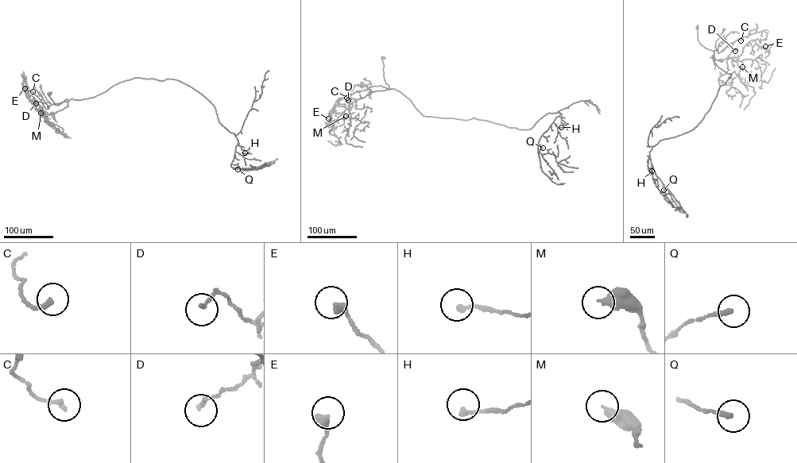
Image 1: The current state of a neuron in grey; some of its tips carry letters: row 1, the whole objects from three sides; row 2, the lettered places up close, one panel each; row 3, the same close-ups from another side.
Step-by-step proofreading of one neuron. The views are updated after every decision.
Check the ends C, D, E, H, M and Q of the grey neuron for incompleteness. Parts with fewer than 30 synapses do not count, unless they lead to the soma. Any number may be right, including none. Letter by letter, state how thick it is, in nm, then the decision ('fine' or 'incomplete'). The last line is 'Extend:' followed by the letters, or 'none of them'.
C: 200 nm | fine
D: 160 nm | fine
E: 300 nm | fine
H: 220 nm | fine
M: 460 nm | fine
Q: 220 nm | fine
Extend: none of them

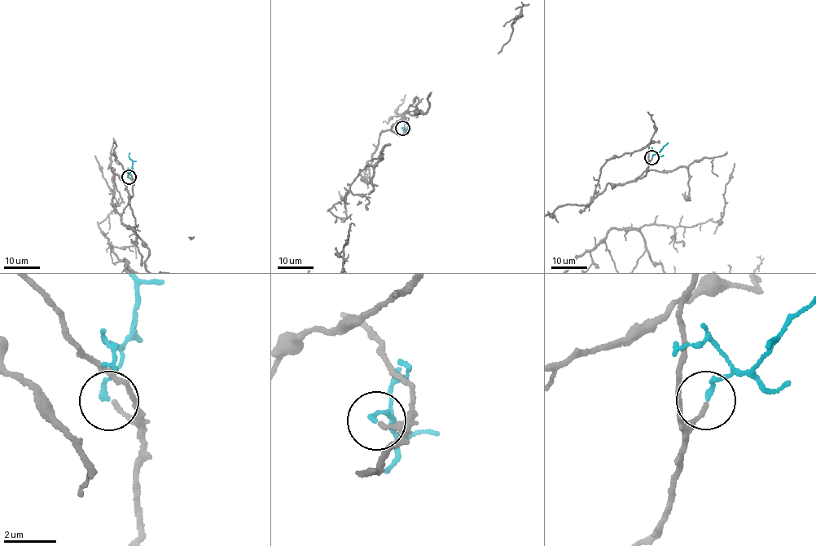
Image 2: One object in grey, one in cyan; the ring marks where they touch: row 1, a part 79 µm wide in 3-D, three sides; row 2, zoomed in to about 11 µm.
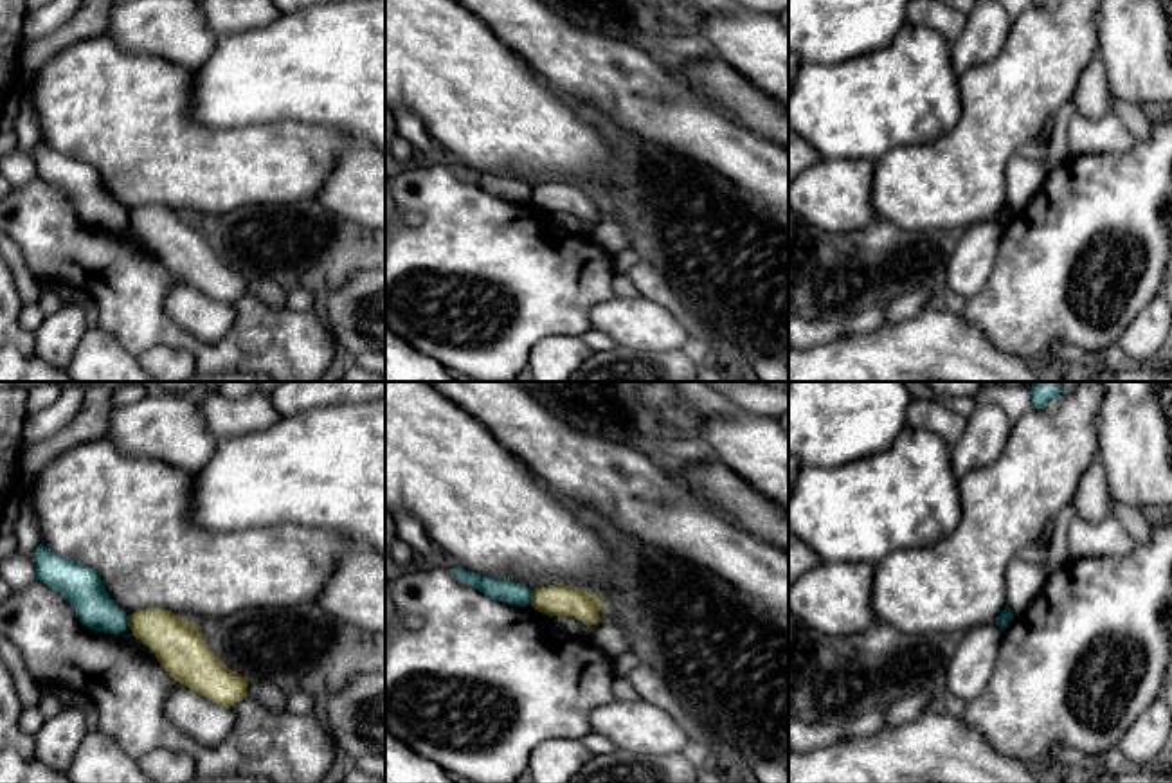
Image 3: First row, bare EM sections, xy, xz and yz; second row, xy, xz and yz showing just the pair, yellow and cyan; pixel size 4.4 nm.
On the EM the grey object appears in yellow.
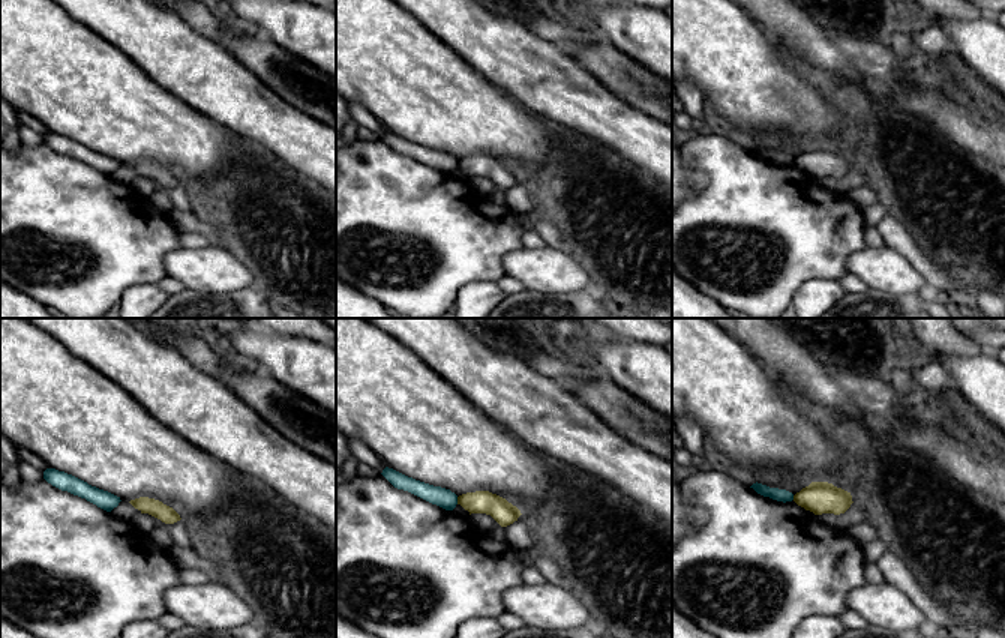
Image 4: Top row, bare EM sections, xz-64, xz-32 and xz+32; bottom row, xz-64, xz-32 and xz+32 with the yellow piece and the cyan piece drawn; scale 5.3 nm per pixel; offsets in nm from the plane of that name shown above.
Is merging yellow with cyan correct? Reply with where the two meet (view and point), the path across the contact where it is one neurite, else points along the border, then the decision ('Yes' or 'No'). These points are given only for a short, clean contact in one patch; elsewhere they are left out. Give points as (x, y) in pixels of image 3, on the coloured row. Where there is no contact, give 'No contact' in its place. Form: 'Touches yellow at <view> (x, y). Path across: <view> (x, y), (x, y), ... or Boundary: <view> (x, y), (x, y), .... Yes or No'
Touches yellow at xz (531, 598). No

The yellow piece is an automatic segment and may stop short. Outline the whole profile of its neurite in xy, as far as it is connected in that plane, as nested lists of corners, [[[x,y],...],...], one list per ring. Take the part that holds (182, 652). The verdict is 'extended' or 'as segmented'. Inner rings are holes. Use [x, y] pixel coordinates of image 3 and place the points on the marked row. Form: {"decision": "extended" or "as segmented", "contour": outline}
{"decision": "as segmented", "contour": [[[148,608],[128,616],[128,626],[185,688],[225,707],[234,707],[248,697],[247,679],[214,655],[194,621],[171,610]]]}

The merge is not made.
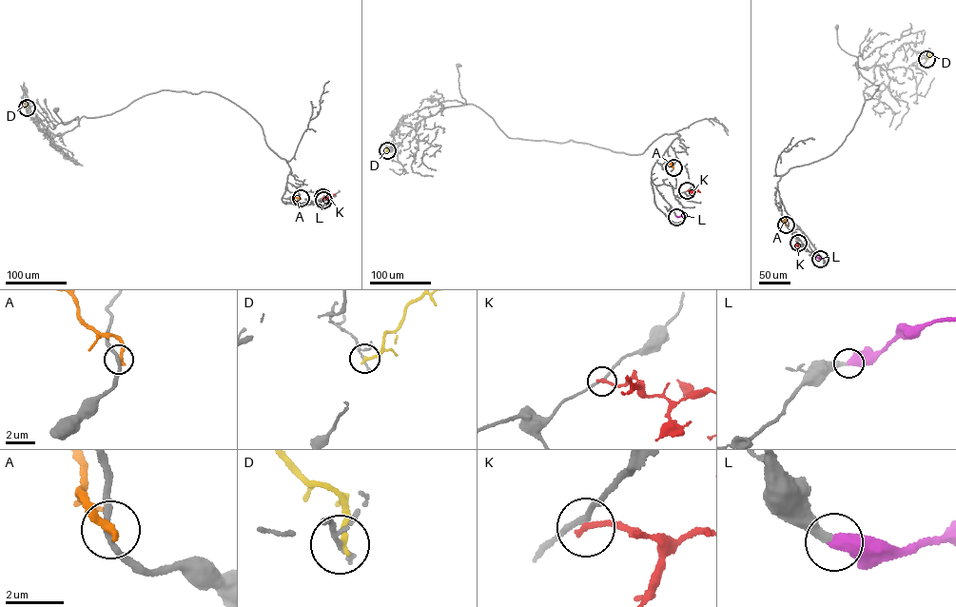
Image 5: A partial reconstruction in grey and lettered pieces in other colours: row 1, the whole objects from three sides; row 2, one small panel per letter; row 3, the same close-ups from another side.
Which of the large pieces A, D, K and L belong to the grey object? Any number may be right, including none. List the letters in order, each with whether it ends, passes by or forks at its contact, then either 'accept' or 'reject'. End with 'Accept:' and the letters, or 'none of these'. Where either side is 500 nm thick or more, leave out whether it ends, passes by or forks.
A: it ends | reject
D: it ends | reject
K: it ends | reject
L: accept
Accept: L

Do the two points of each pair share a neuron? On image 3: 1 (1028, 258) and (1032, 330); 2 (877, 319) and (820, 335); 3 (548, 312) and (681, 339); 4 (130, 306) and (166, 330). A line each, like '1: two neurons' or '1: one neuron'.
1: one neuron
2: one neuron
3: two neurons
4: one neuron

